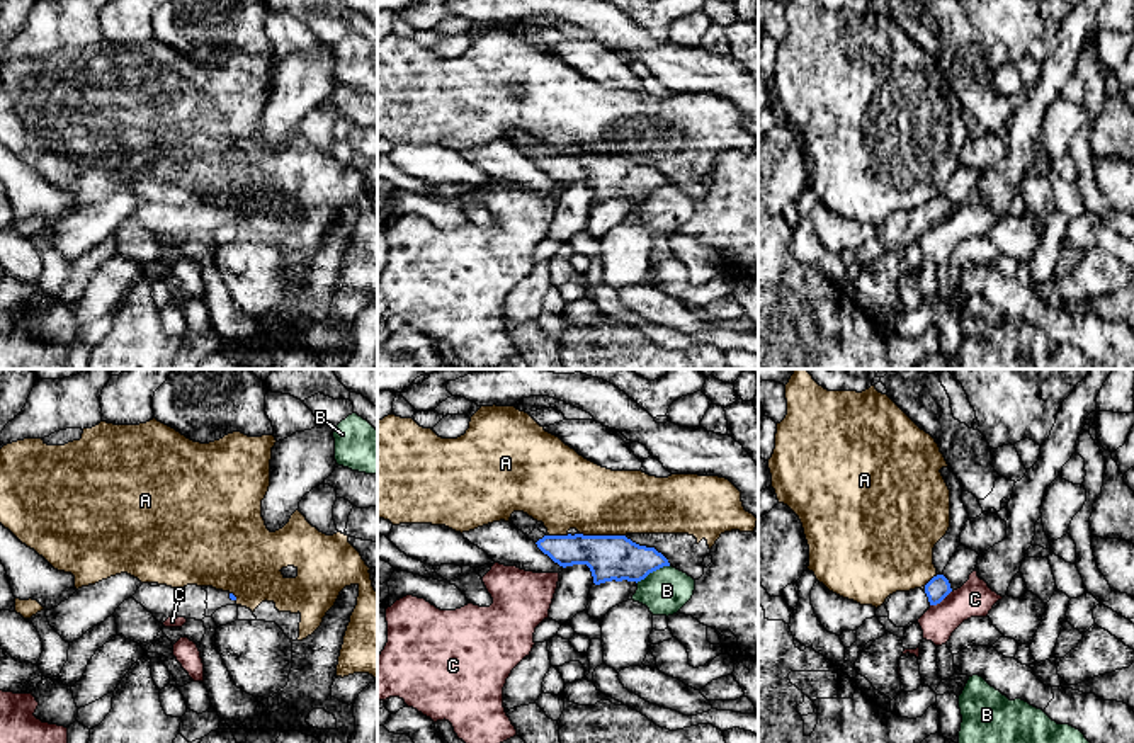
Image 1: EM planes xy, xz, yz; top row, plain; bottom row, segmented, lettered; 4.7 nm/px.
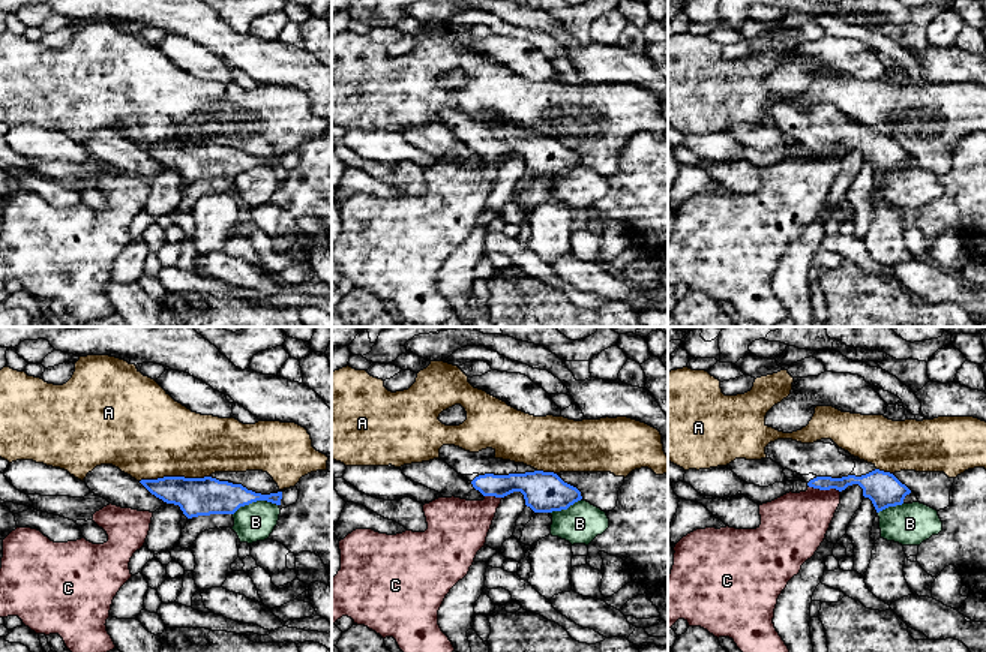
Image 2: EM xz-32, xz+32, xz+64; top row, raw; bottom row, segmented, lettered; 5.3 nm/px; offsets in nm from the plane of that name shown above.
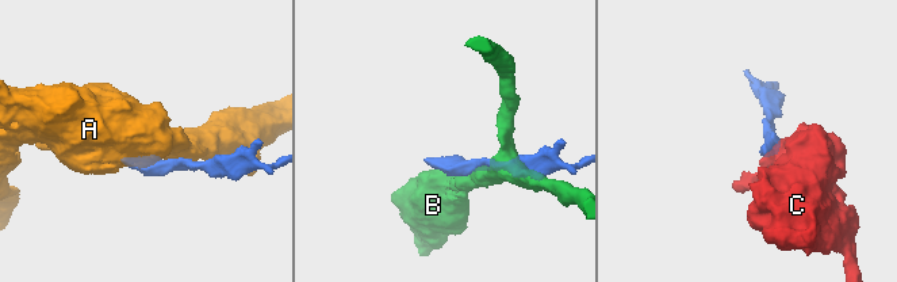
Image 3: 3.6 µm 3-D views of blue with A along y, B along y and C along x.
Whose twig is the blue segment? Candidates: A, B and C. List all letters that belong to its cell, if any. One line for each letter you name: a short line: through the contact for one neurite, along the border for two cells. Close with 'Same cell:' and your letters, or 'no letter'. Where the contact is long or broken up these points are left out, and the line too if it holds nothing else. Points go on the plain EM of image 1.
Same cell: no letter

